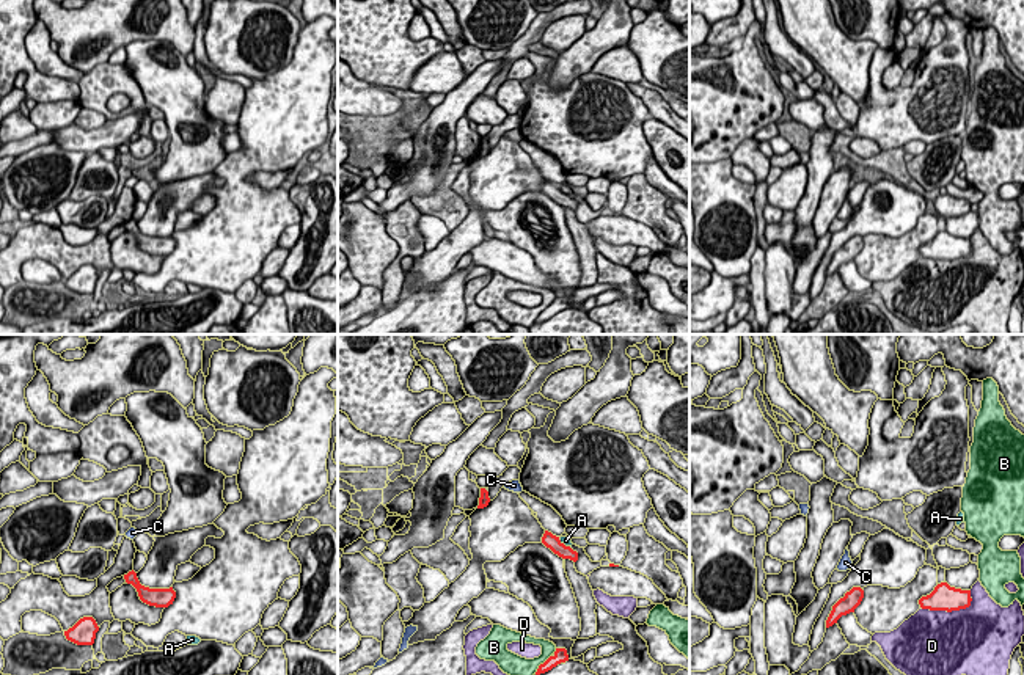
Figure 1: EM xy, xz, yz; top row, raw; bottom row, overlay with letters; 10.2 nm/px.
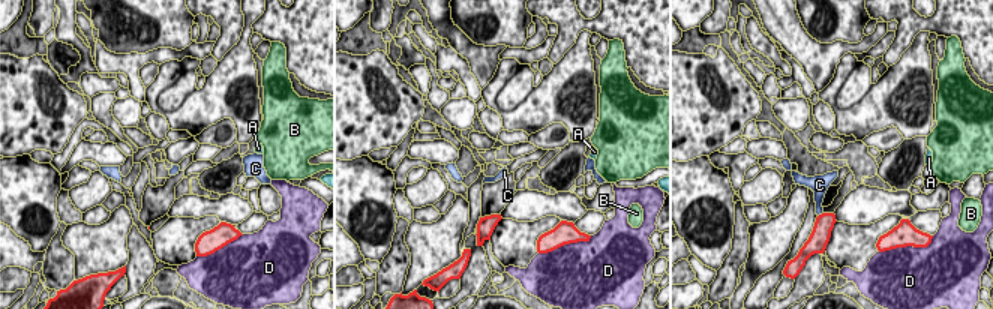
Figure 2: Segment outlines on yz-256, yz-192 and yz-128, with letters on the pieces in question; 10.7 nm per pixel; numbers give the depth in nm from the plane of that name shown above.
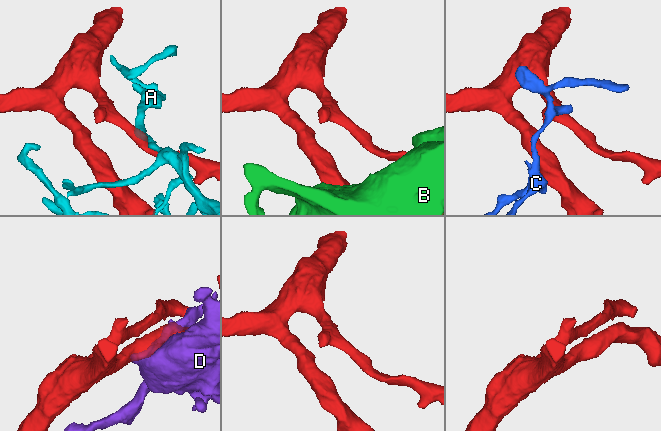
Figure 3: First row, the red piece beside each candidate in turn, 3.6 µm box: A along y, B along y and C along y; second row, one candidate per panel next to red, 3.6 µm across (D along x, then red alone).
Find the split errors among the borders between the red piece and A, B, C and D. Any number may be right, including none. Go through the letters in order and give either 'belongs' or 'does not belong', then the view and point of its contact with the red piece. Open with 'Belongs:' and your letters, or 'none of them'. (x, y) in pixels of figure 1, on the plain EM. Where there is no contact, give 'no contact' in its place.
Belongs: none of them
A: does not belong | xz (563, 192)
B: does not belong | xz (541, 313)
C: does not belong | xz (486, 138)
D: does not belong | yz (952, 258)

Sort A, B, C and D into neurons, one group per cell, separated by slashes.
A / B / C / D

